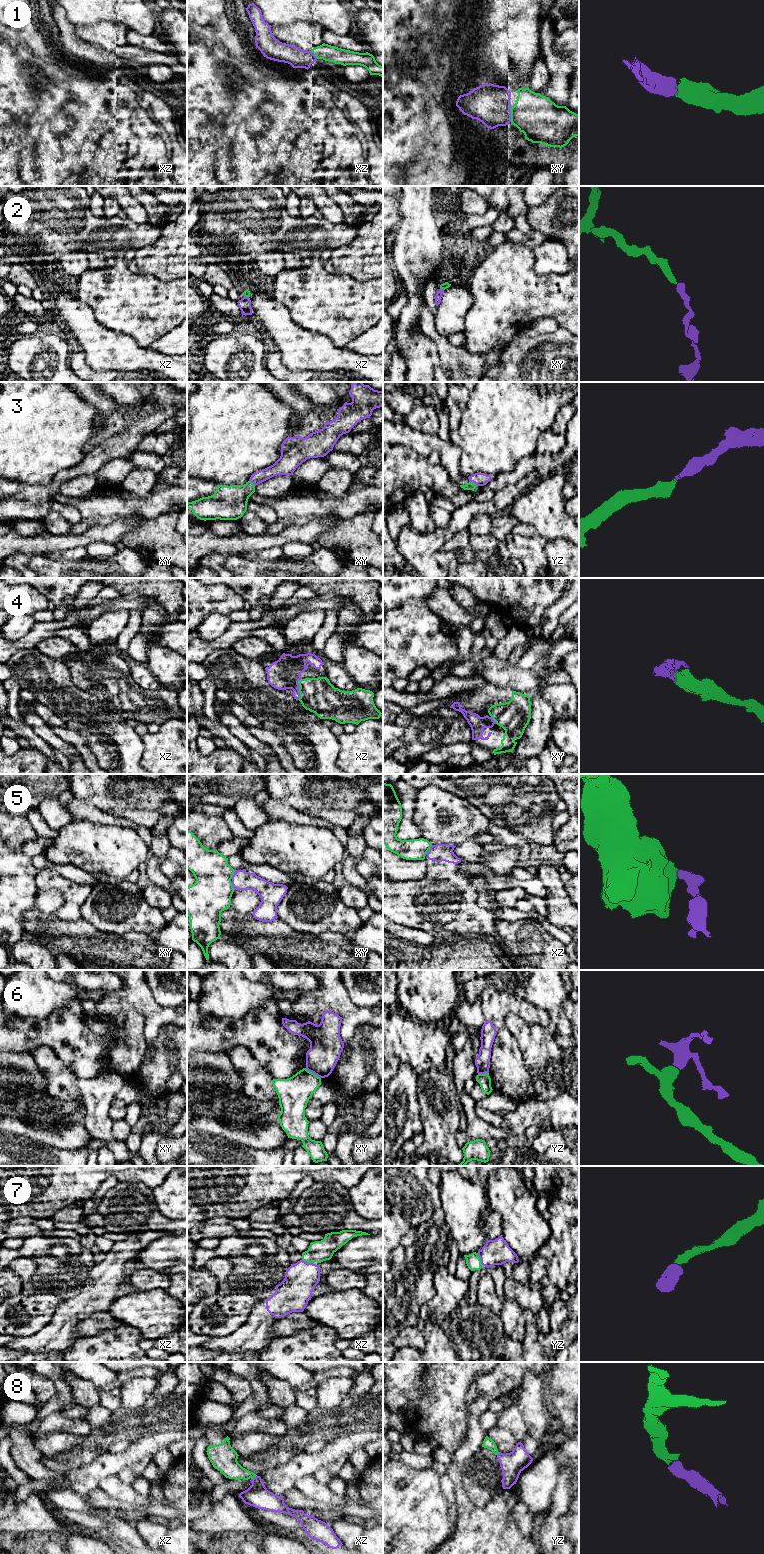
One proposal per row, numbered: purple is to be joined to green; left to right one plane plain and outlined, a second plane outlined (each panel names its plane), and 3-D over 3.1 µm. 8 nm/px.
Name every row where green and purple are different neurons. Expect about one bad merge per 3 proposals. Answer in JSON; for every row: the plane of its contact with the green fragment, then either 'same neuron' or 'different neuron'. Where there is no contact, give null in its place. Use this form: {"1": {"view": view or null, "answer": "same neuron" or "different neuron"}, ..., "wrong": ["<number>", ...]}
{"1": {"view": "xy", "answer": "same neuron"}, "2": {"view": "xz", "answer": "same neuron"}, "3": {"view": "yz", "answer": "same neuron"}, "4": {"view": "xz", "answer": "same neuron"}, "5": {"view": "xy", "answer": "different neuron"}, "6": {"view": "xy", "answer": "different neuron"}, "7": {"view": "yz", "answer": "same neuron"}, "8": {"view": "xz", "answer": "same neuron"}, "wrong": ["5", "6"]}

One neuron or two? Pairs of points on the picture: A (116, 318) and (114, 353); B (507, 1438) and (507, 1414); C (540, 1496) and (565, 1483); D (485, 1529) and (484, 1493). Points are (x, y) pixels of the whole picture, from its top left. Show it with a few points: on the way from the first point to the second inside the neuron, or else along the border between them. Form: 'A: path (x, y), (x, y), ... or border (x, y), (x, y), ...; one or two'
A: border (96, 318), (102, 325), (127, 334), (136, 343); two
B: border (497, 1425), (506, 1427), (518, 1441); two
C: border (560, 1470), (552, 1495), (552, 1505), (547, 1511); two
D: border (465, 1492), (477, 1506), (484, 1506), (497, 1493); two

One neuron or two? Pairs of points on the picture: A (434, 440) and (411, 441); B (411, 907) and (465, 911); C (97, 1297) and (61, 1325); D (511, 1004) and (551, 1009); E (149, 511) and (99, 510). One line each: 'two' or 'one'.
A: one
B: one
C: one
D: two
E: one

